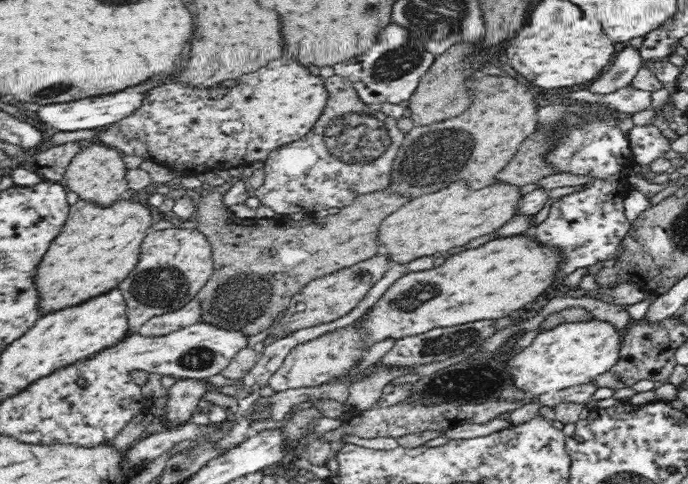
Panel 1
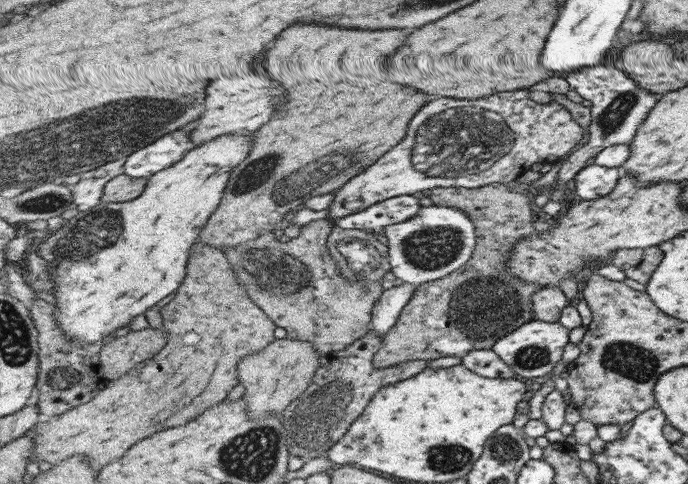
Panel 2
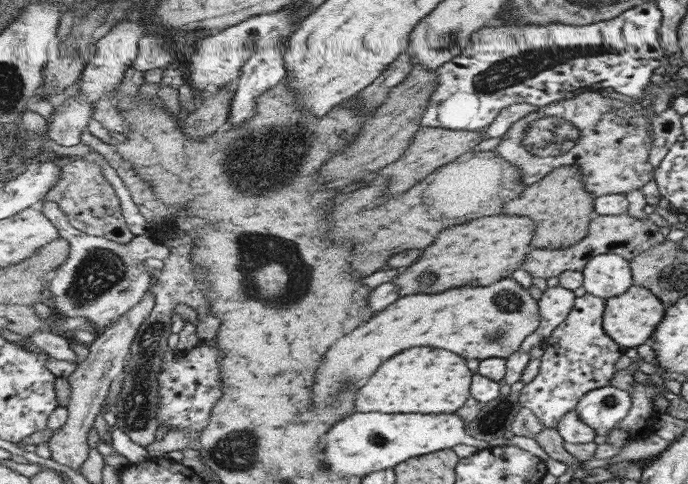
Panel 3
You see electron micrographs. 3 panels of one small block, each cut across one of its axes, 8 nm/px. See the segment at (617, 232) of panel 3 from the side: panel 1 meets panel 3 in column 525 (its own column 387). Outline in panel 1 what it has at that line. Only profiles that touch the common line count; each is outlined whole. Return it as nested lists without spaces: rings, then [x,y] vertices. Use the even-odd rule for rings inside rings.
[[[380,253],[362,263],[353,264],[348,268],[327,274],[311,280],[306,286],[291,298],[291,303],[286,308],[286,314],[278,320],[278,324],[270,330],[272,336],[282,338],[290,332],[322,326],[328,322],[334,322],[342,316],[348,316],[350,310],[354,310],[360,301],[366,296],[366,293],[384,276],[384,273],[391,268],[391,262],[386,256]]]

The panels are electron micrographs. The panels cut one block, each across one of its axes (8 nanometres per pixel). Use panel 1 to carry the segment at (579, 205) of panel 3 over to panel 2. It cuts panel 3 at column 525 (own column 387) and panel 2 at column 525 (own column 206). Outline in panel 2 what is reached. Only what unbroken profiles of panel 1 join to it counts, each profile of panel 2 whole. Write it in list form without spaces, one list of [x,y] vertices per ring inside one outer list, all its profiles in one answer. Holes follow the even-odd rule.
[[[496,183],[475,189],[441,187],[431,191],[428,198],[435,205],[463,210],[475,222],[478,234],[476,252],[468,264],[451,275],[417,287],[403,309],[397,325],[384,336],[384,343],[374,359],[376,367],[389,368],[412,360],[437,360],[443,356],[463,358],[474,350],[492,349],[499,339],[533,321],[532,296],[542,286],[539,283],[524,283],[506,267],[517,243],[521,243],[526,236],[538,234],[533,226],[533,210],[529,196],[511,192],[507,185]]]

